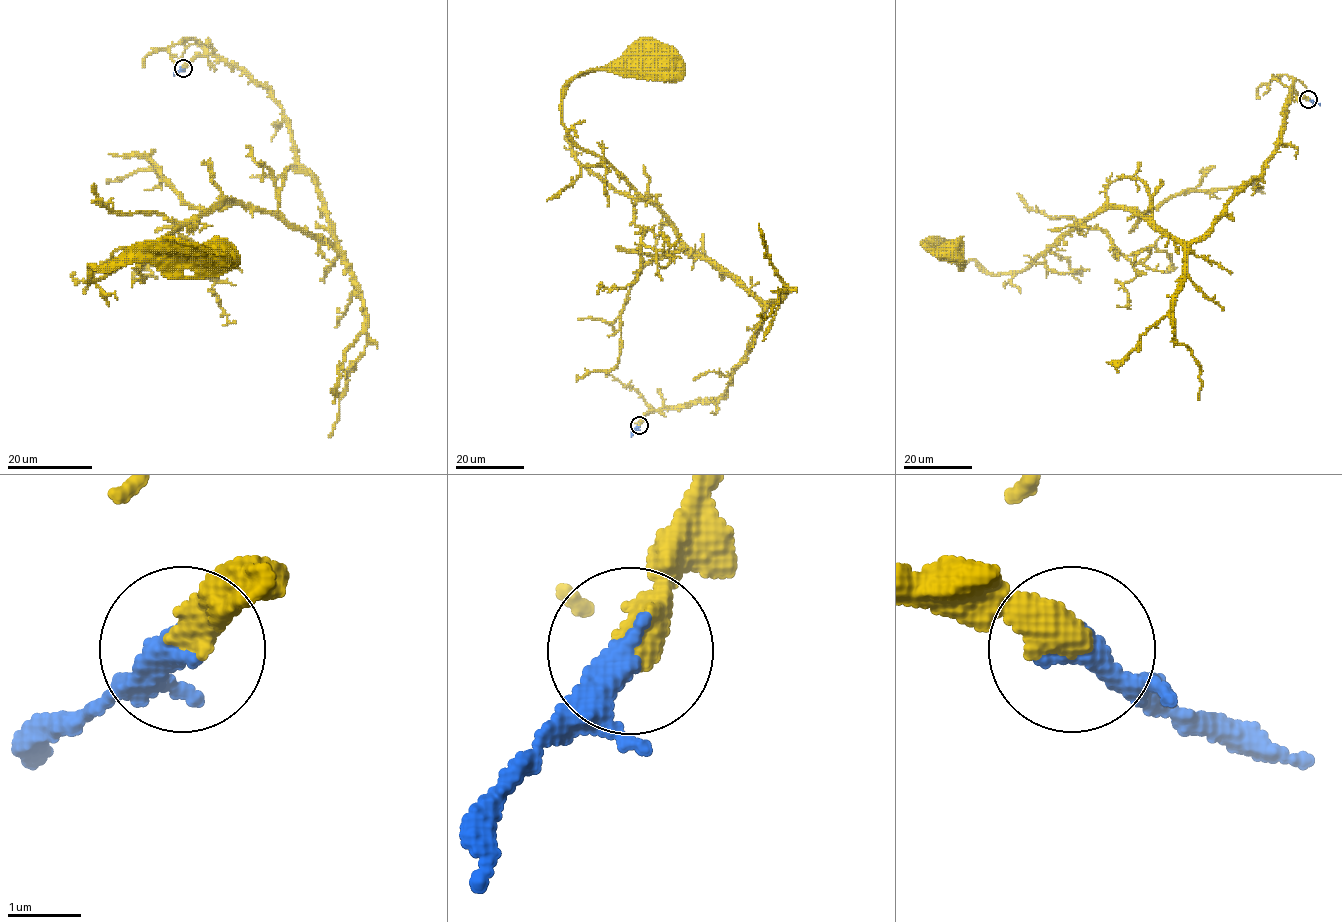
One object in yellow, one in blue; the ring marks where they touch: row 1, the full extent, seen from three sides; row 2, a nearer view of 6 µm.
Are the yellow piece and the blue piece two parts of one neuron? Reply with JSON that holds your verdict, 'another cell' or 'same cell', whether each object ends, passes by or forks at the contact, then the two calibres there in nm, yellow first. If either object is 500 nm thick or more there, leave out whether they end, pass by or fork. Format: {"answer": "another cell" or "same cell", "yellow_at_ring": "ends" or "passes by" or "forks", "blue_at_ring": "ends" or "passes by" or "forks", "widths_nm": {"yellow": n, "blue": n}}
{"answer": "same cell", "widths_nm": {"yellow": 500, "blue": 440}}

